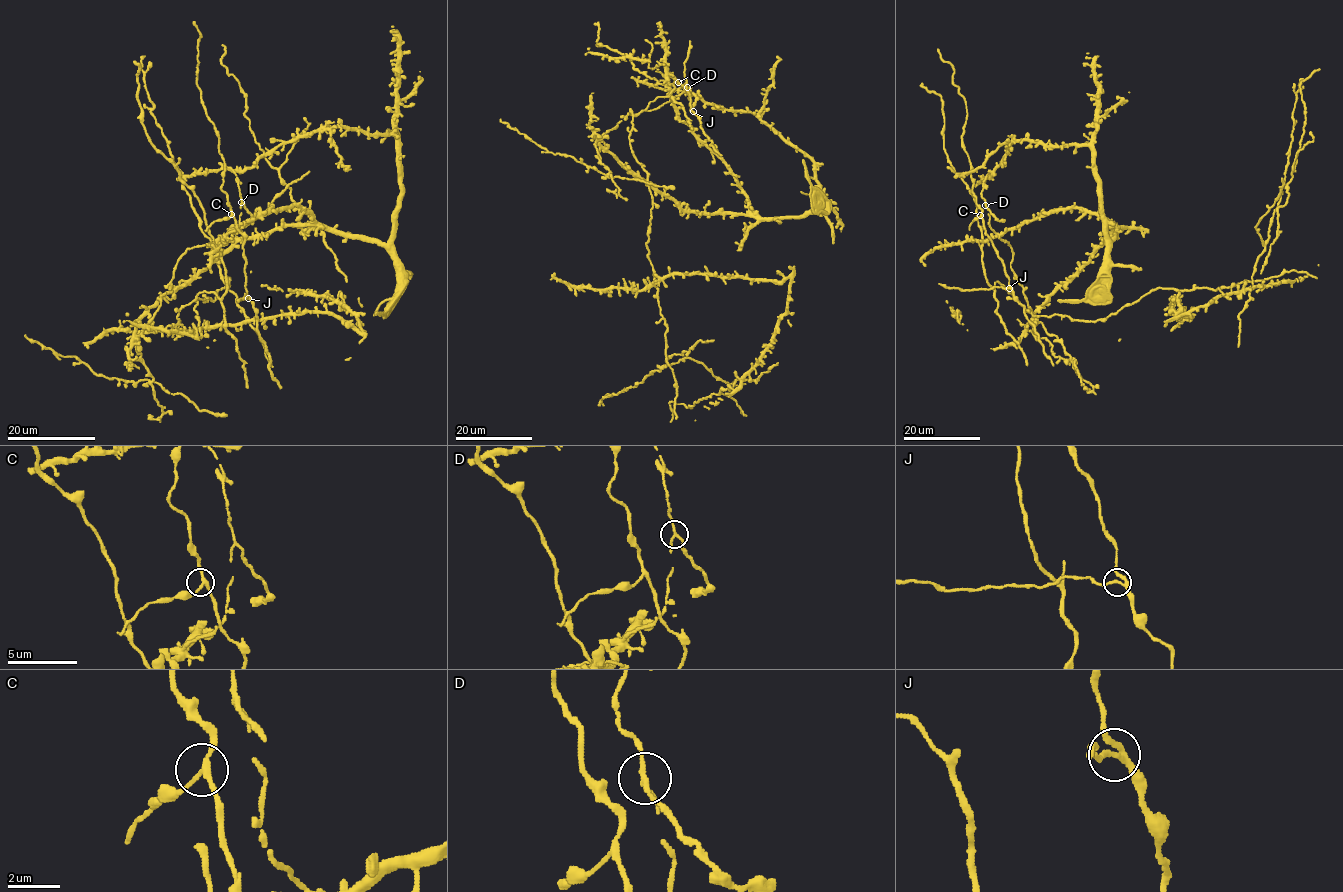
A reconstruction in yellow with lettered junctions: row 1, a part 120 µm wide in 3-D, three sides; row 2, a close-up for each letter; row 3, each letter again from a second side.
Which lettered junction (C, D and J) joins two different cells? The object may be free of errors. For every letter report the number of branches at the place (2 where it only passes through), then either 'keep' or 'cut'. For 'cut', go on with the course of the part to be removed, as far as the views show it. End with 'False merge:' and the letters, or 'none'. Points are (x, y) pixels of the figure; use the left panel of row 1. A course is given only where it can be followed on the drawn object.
C: branches 3; keep
D: branches 3; cut; course (242, 202), (252, 217), (246, 221)
J: branches 3; keep
False merge: D

